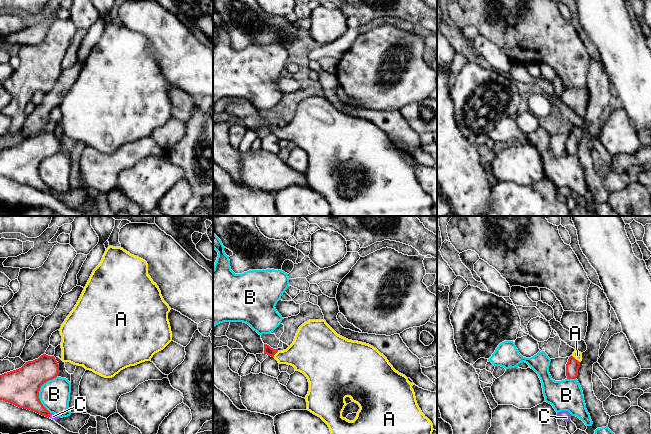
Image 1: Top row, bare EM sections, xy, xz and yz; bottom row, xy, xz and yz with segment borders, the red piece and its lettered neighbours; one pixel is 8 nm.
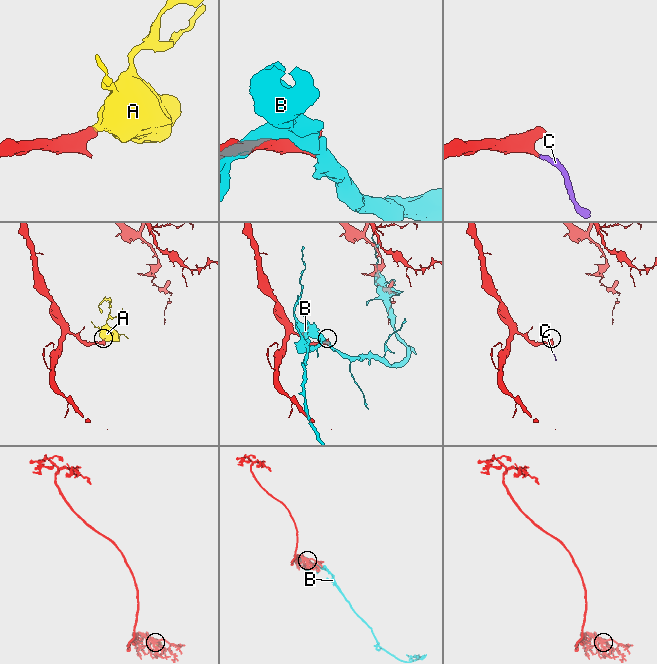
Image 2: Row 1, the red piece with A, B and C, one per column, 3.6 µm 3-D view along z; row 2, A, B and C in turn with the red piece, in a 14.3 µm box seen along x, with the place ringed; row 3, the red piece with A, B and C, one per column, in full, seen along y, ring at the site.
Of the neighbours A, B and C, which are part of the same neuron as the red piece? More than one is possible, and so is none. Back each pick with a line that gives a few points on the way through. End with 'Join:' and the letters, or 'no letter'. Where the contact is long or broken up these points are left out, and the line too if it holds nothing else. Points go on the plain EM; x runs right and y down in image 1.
A: runs through yz (572, 142), (575, 135), (577, 131)
C: runs through xy (25, 171), (49, 191), (53, 192)
Join: A, C

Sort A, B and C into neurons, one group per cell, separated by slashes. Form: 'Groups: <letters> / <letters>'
Groups: A C / B

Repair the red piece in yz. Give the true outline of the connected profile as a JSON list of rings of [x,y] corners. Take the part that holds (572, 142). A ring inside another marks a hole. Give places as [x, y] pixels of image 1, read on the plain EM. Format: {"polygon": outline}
{"polygon": [[[574,127],[569,133],[566,140],[566,152],[567,155],[576,155],[578,152],[578,145],[580,143],[580,138],[582,137],[582,129],[579,127]]]}

